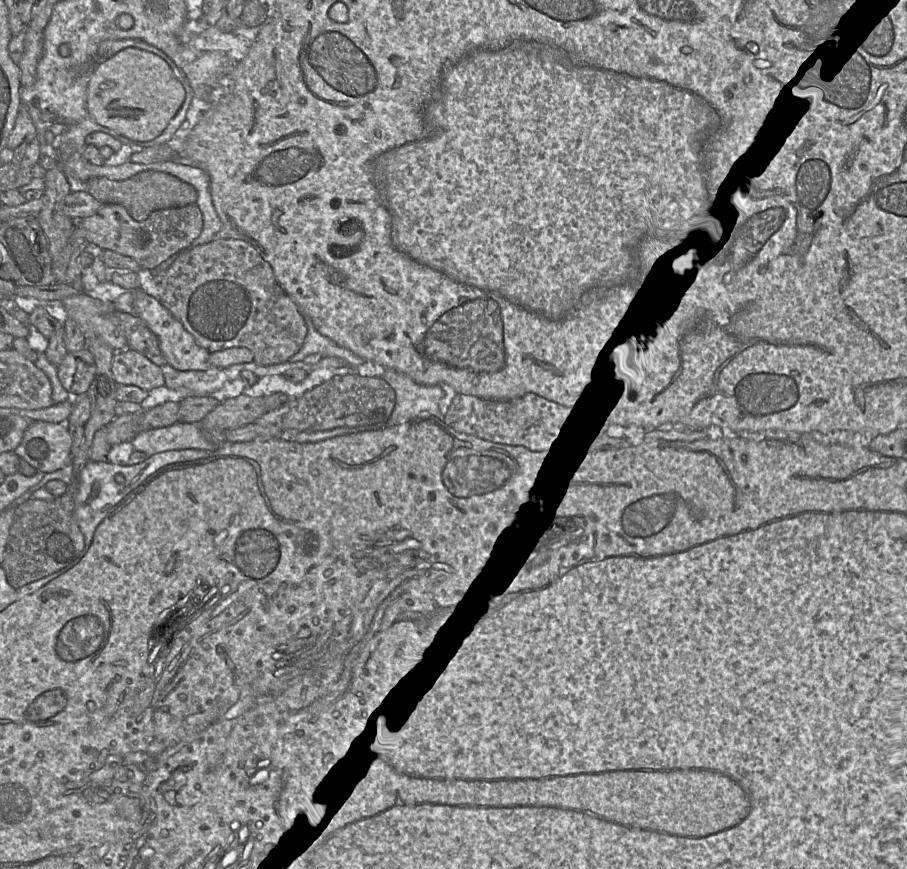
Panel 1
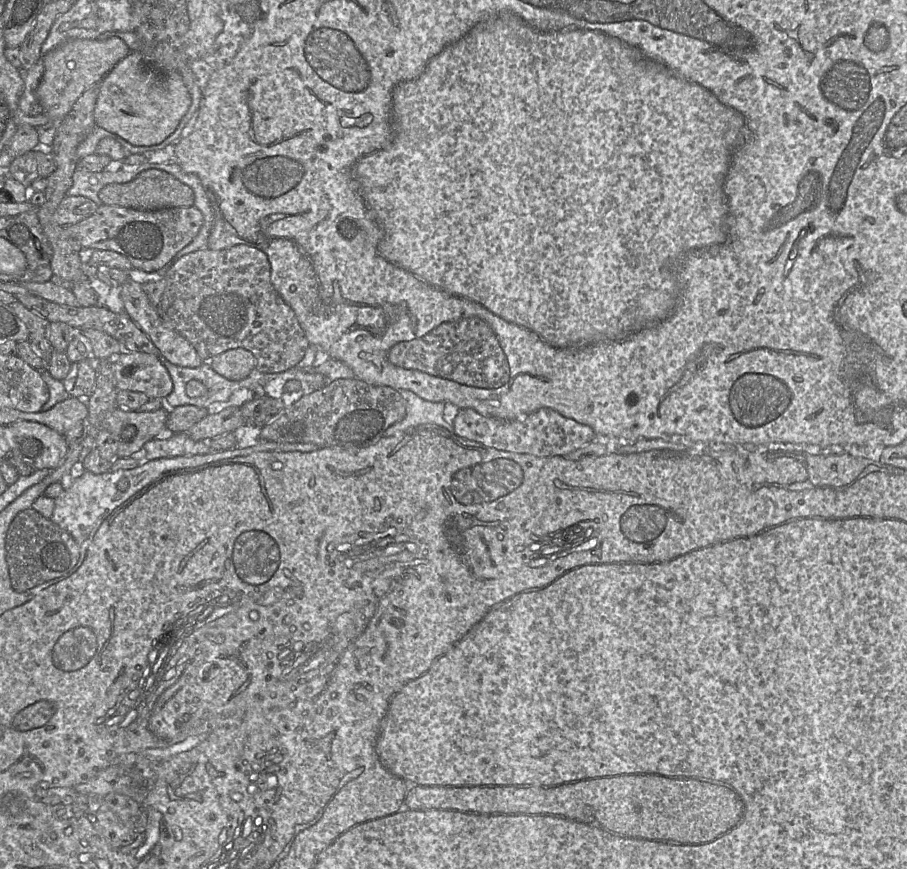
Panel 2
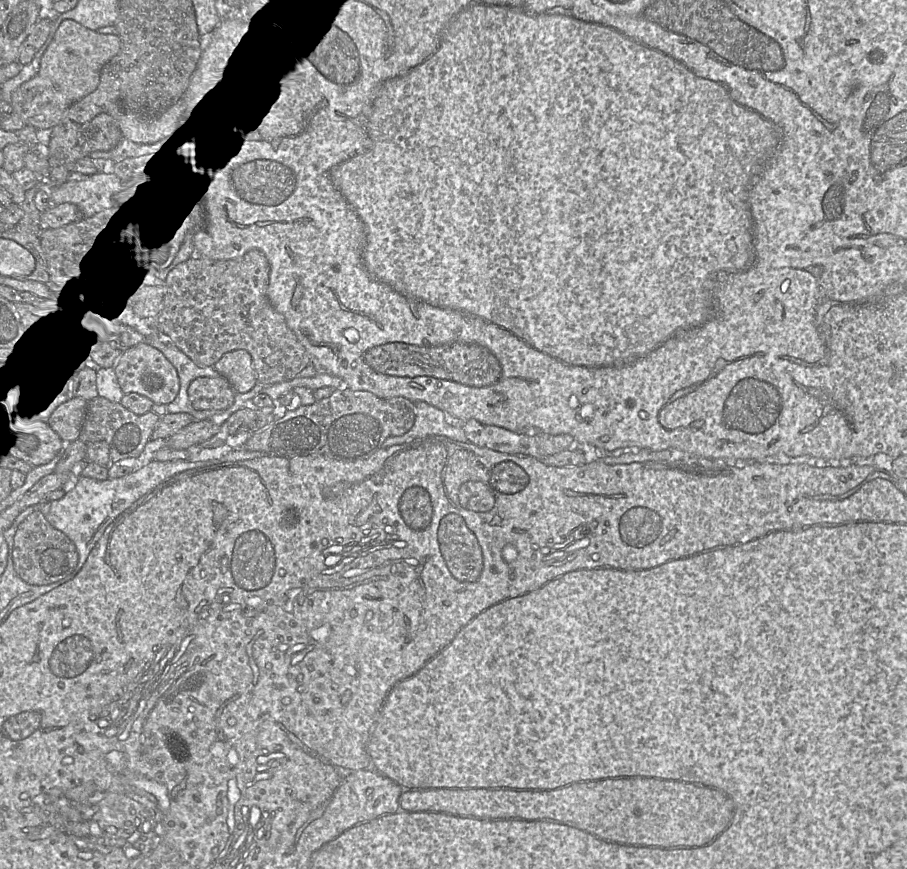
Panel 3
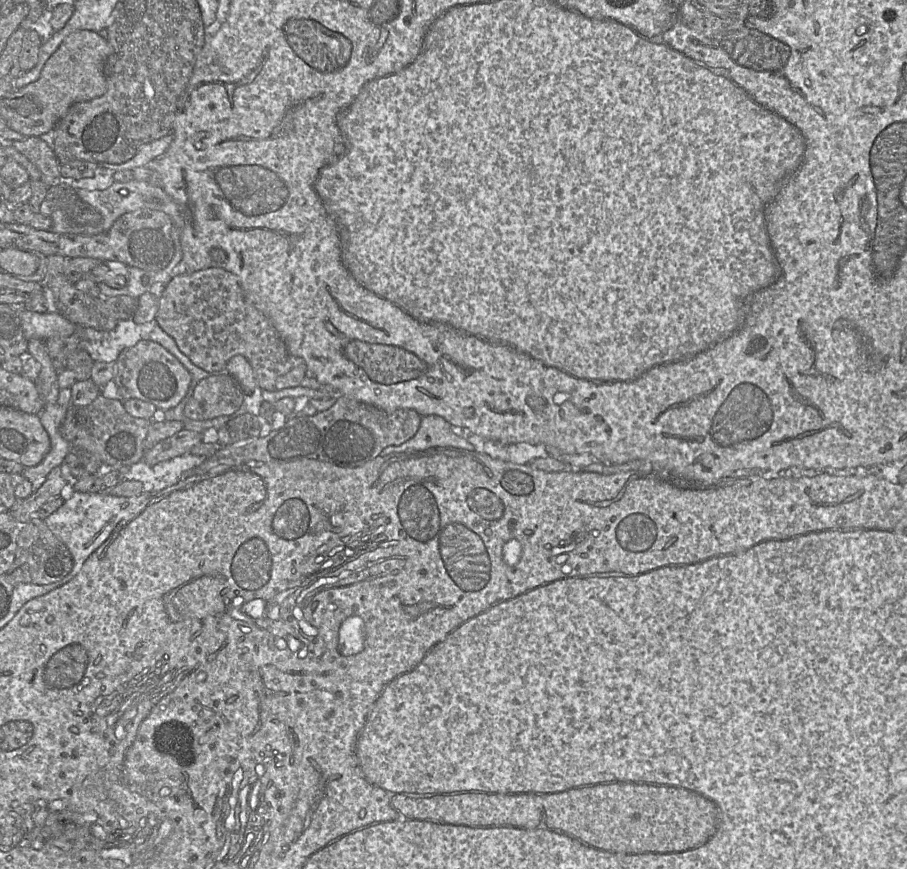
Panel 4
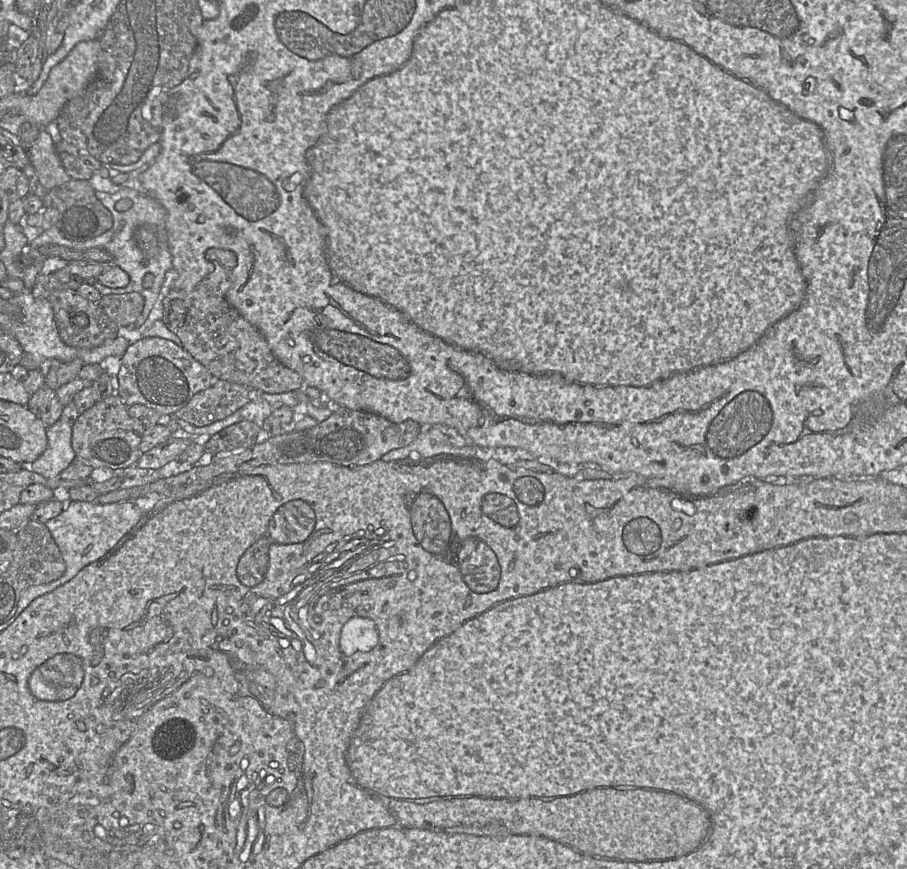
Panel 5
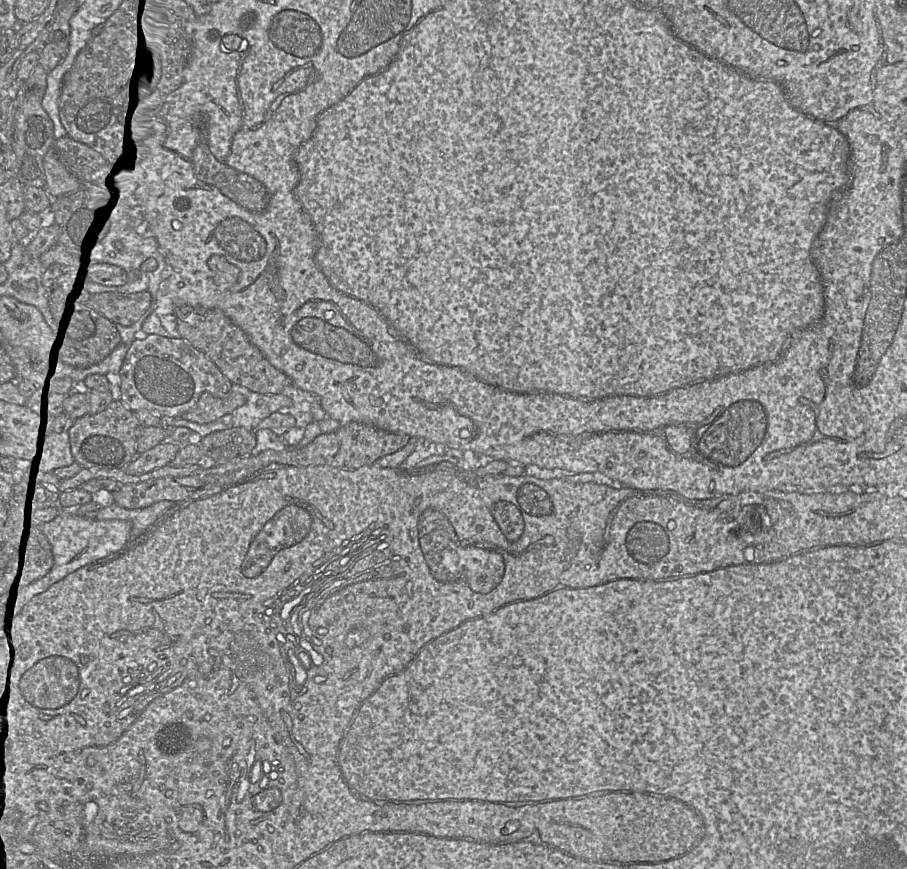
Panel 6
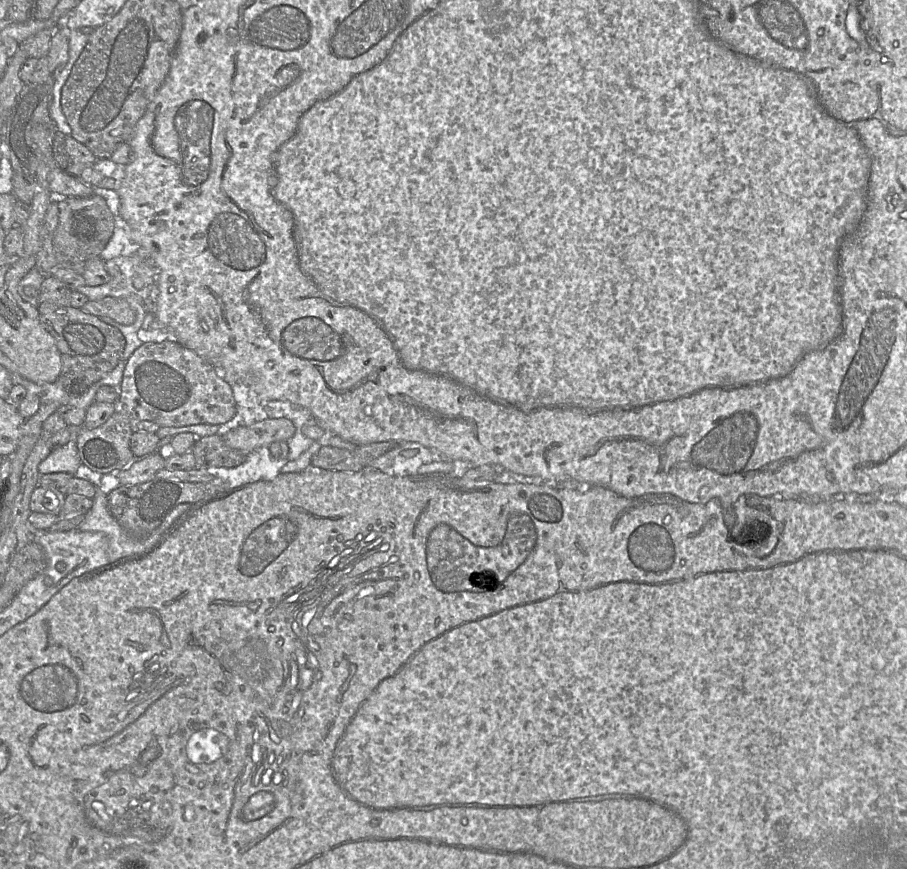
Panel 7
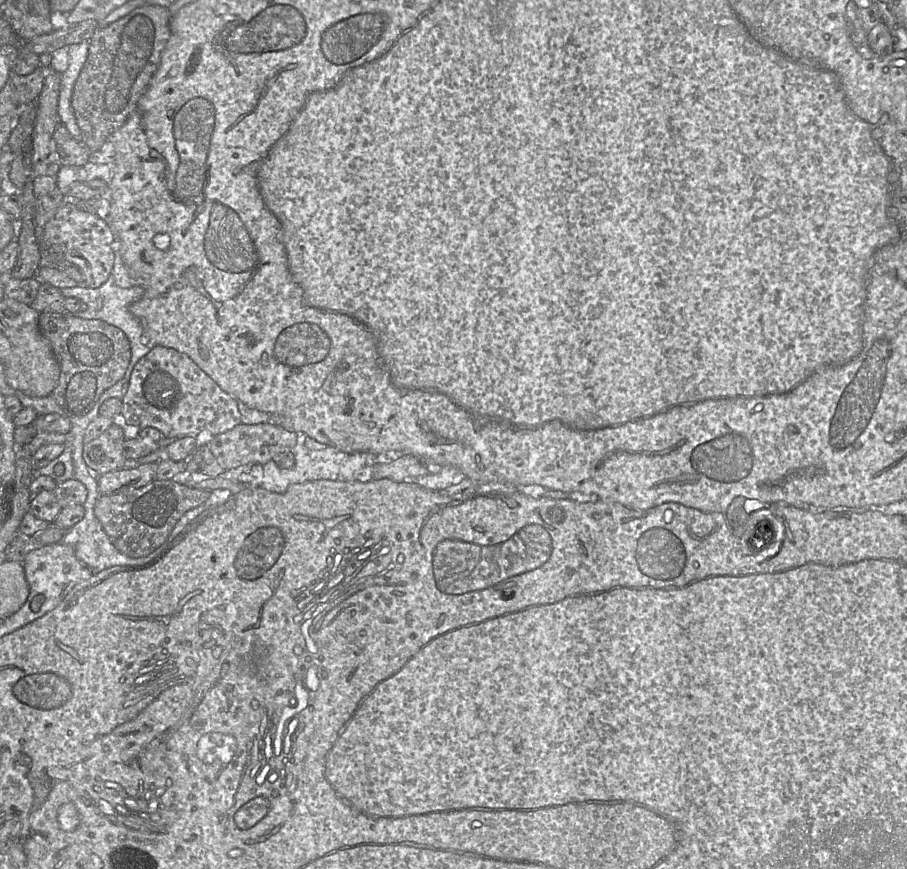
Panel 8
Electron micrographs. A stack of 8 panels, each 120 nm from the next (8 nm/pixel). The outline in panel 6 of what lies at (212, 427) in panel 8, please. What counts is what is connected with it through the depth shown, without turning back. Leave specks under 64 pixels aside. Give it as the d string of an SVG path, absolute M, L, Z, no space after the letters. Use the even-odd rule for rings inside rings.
M156 334L135 340L119 371L118 399L132 412L147 410L161 418L178 418L192 409L202 393L225 398L232 383L208 357L189 342Z

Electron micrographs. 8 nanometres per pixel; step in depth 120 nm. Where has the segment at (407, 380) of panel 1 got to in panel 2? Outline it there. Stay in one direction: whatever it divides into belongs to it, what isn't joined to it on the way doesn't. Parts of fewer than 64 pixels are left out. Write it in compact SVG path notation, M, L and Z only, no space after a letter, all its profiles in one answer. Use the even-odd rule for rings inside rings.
M401 389L398 392L406 401L406 416L402 421L388 427L383 433L385 437L422 424L436 424L454 432L453 425L444 420L445 403L425 400L410 390Z

